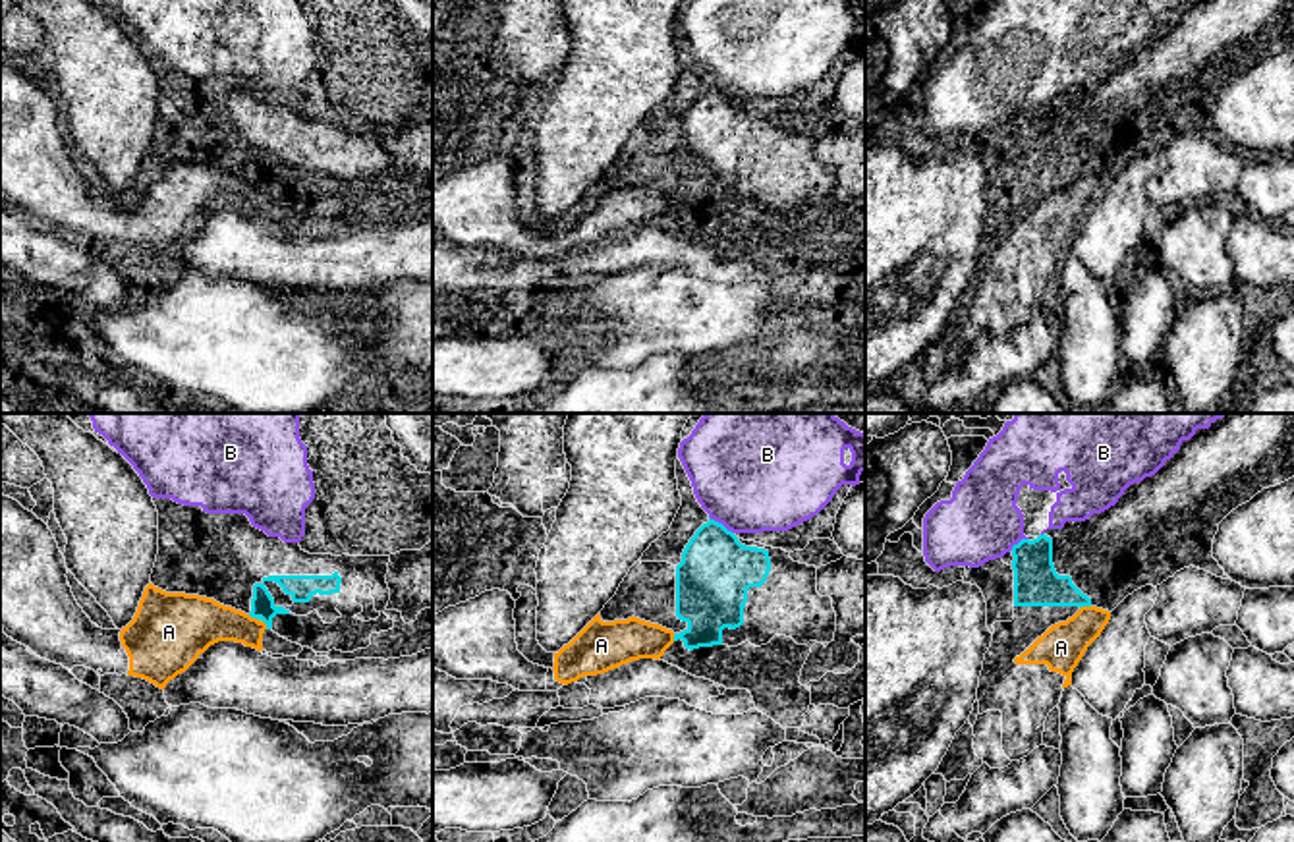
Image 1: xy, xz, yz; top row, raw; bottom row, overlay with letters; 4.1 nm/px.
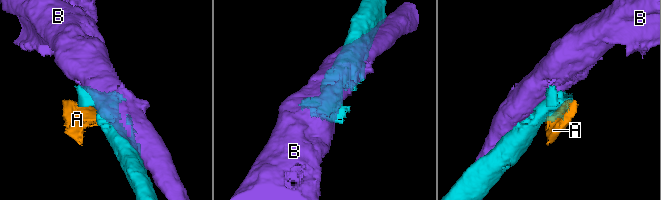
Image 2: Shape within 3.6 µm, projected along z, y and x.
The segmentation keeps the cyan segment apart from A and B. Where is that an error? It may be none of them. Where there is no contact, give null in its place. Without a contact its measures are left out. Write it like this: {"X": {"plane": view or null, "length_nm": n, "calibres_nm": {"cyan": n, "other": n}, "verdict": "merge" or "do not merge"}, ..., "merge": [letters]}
{"A": {"plane": "yz", "length_nm": 50, "calibres_nm": {"cyan": 190, "other": 190}, "verdict": "do not merge"}, "B": {"plane": "xz", "length_nm": 130, "calibres_nm": {"cyan": 300, "other": 420}, "verdict": "do not merge"}, "merge": []}

